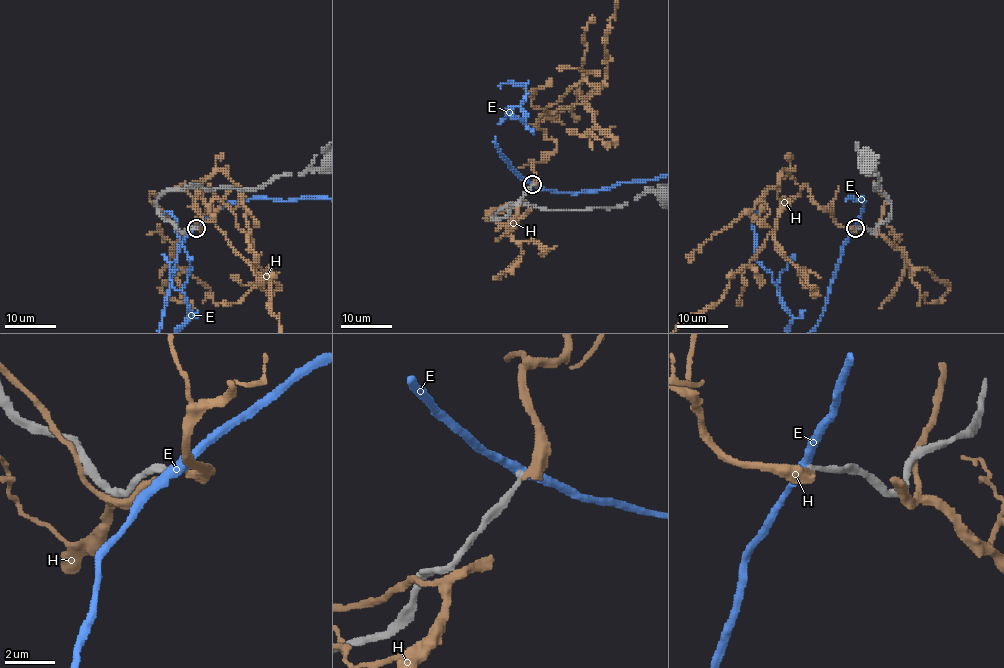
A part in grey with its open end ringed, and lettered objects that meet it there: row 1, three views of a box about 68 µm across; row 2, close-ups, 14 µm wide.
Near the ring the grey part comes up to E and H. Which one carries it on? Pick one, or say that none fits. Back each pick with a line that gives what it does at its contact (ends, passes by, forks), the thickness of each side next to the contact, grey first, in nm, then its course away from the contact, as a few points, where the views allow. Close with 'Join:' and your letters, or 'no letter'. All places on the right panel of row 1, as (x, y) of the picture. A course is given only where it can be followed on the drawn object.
Join: no letter

